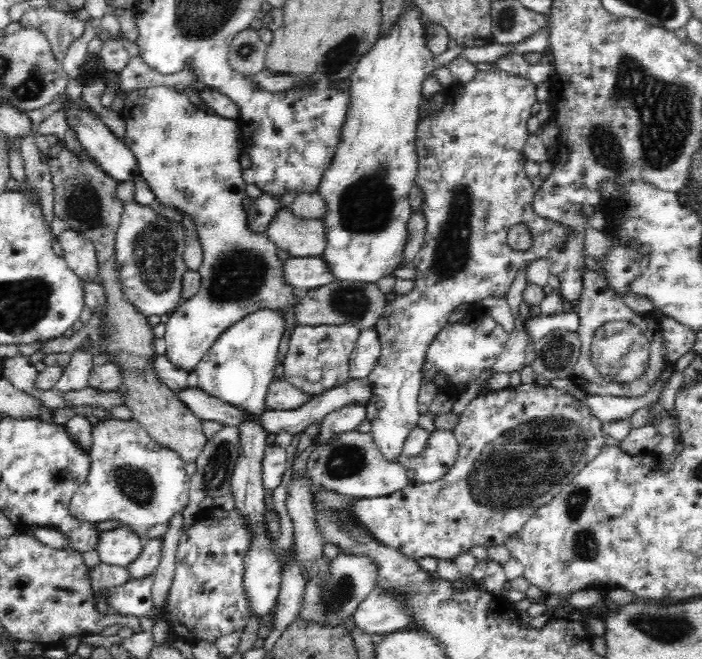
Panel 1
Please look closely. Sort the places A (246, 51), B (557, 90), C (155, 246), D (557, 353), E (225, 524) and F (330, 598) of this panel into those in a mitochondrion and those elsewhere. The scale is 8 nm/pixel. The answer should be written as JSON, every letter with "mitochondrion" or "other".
{"A":"mitochondrion","B":"other","C":"mitochondrion","D":"mitochondrion","E":"other","F":"mitochondrion"}

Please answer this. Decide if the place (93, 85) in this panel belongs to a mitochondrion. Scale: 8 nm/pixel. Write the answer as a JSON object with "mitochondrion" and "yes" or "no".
{"mitochondrion":"no"}

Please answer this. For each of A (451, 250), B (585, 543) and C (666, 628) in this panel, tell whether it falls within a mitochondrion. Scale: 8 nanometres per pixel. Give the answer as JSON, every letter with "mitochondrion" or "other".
{"A":"mitochondrion","B":"mitochondrion","C":"mitochondrion"}

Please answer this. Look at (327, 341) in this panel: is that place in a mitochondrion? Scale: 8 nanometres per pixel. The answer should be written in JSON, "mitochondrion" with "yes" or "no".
{"mitochondrion":"yes"}

